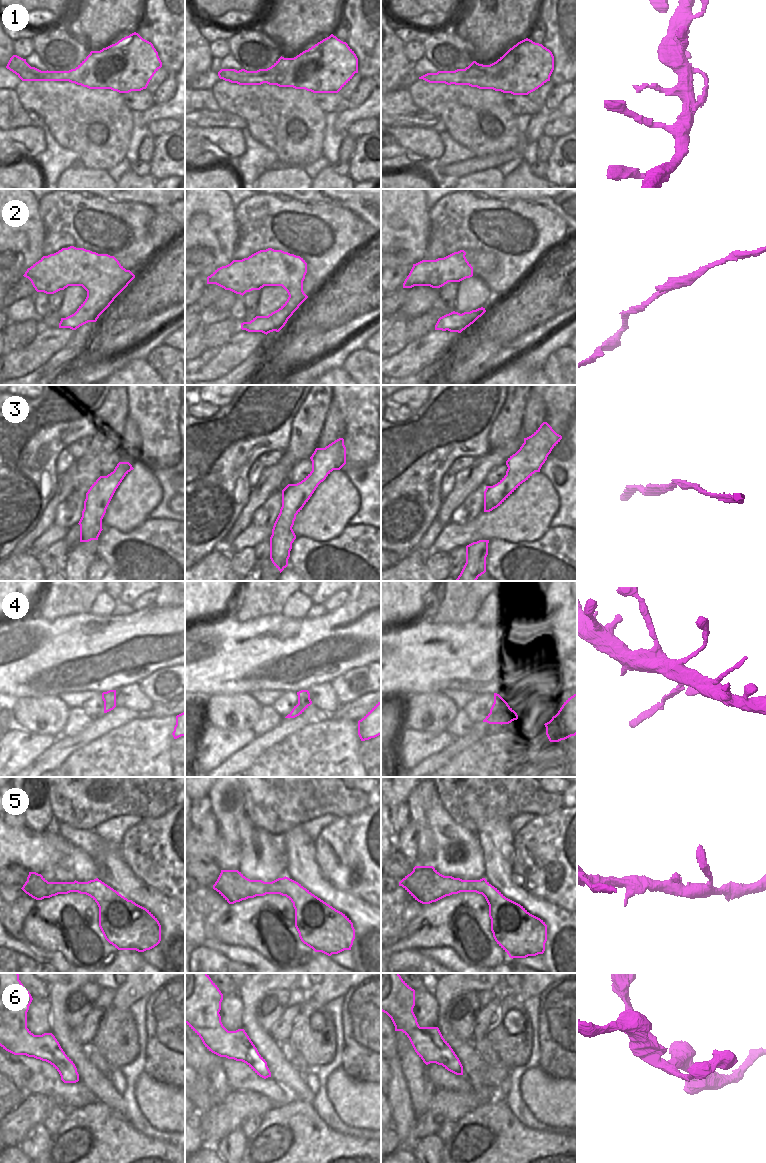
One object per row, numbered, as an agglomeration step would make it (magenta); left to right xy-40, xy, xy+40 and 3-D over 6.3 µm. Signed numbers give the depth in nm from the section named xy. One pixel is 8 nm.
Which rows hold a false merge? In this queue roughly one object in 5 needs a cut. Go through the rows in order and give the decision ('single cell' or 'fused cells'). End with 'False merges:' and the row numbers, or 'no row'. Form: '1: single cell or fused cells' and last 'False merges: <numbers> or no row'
1: single cell
2: single cell
3: fused cells
4: fused cells
5: single cell
6: single cell
False merges: 3, 4

